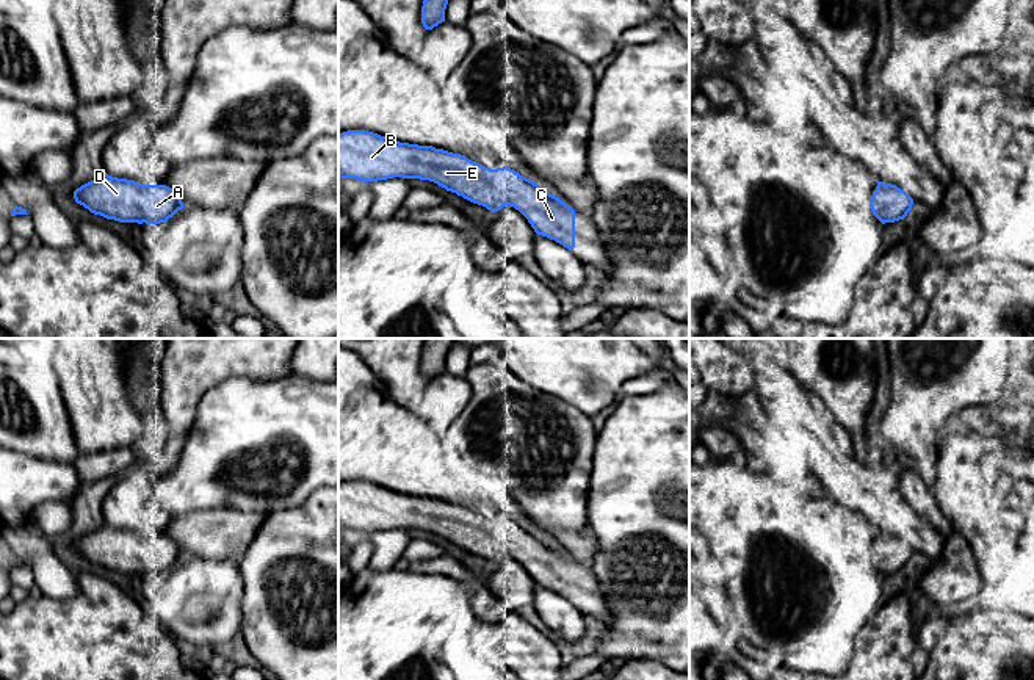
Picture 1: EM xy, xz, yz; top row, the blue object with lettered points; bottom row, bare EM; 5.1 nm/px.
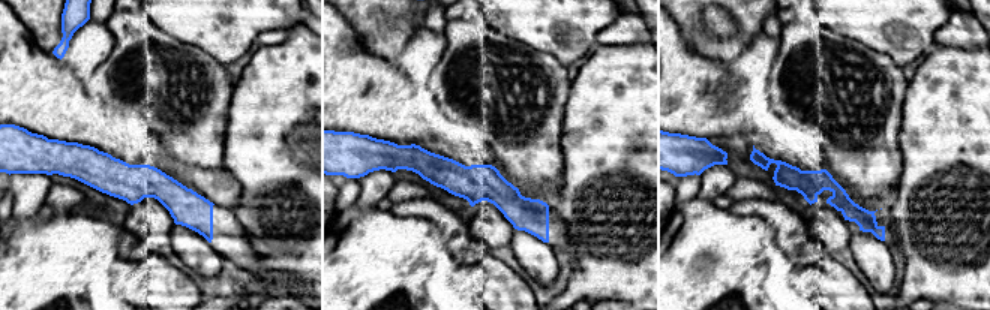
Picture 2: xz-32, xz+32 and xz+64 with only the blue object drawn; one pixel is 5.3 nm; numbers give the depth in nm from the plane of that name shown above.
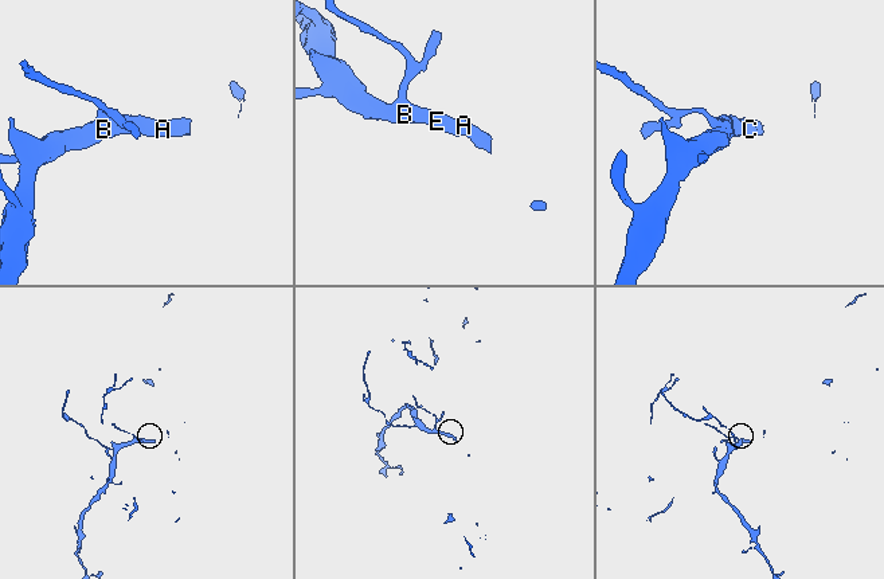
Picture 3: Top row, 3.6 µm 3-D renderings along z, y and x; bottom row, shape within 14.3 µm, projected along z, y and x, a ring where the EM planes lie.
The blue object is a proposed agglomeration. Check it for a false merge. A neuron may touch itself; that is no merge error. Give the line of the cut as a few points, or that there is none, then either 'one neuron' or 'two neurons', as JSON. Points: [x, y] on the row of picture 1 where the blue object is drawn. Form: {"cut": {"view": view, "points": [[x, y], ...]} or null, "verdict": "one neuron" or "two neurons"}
{"cut": null, "verdict": "one neuron"}

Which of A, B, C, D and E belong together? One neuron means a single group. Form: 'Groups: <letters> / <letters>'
Groups: A B C D E

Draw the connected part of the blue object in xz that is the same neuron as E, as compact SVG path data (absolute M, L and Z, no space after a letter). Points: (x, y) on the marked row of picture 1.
M348 130L338 133L338 179L348 177L367 183L393 177L429 180L492 213L504 205L514 207L528 219L537 235L555 240L569 251L575 248L575 210L508 166L490 169L465 155L432 146L400 143L365 130Z

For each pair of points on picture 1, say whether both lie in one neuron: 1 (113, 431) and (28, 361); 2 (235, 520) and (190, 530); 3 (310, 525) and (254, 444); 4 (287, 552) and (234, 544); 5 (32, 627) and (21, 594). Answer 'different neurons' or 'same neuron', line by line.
1: same neuron
2: same neuron
3: different neurons
4: different neurons
5: different neurons

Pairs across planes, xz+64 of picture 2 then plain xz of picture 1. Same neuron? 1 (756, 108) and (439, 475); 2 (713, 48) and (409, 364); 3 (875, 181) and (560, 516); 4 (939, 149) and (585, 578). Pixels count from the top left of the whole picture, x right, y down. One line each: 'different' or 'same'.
1: different
2: same
3: same
4: different

